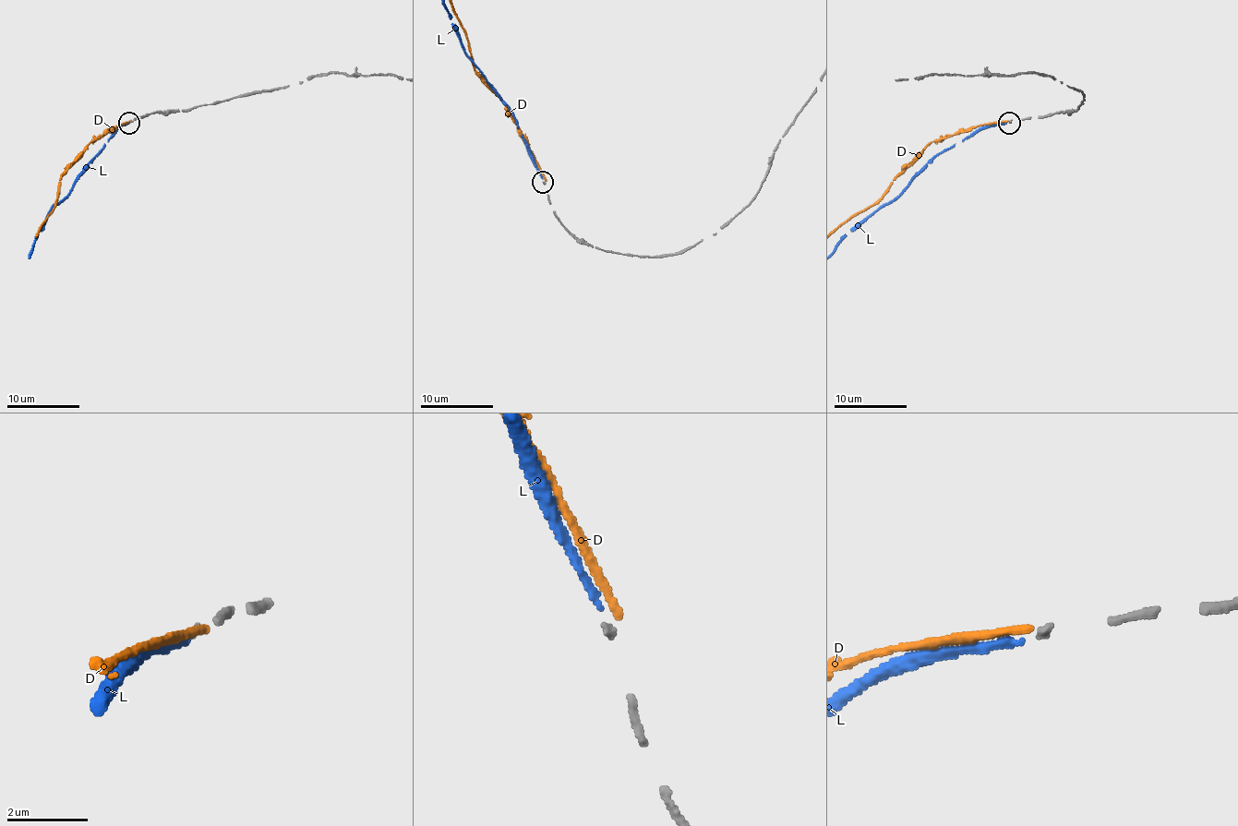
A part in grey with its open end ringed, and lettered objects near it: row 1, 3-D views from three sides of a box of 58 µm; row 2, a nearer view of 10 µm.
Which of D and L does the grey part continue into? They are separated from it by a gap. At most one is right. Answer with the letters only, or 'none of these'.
L

